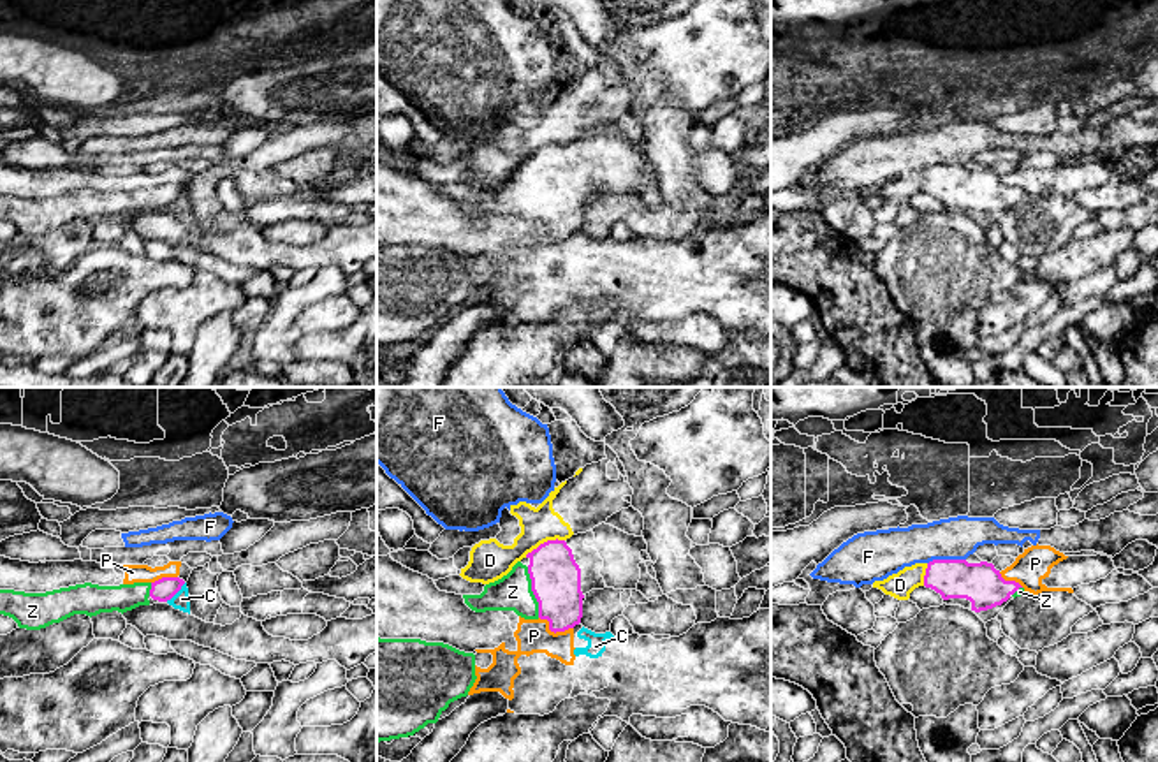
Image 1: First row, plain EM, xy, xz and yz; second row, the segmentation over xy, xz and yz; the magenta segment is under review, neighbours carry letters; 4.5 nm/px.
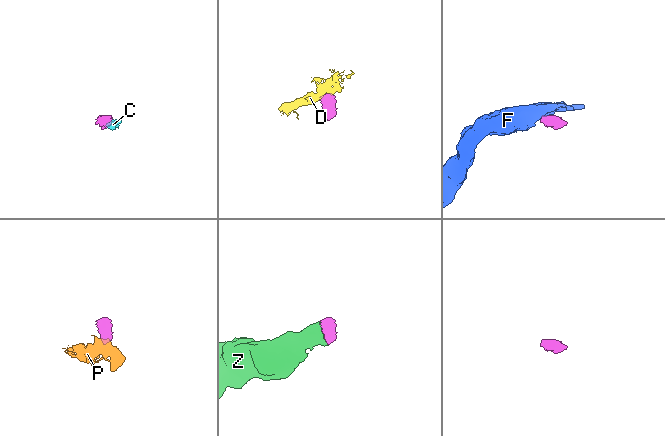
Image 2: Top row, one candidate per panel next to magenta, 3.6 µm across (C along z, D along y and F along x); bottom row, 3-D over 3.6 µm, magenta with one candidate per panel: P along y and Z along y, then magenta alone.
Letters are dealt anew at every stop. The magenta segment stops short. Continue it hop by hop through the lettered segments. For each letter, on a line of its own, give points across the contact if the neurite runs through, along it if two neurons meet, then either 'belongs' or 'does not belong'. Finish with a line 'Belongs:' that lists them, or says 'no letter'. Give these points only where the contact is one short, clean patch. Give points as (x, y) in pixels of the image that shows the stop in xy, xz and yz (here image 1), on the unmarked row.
C: border xy (185, 189), (166, 206); does not belong
D: border xz (564, 145), (548, 145), (525, 162); does not belong
F: does not belong
P: border xz (539, 222), (555, 238), (572, 234); does not belong
Z: way xz (555, 182), (541, 196), (532, 196), (513, 197); belongs
Belongs: Z

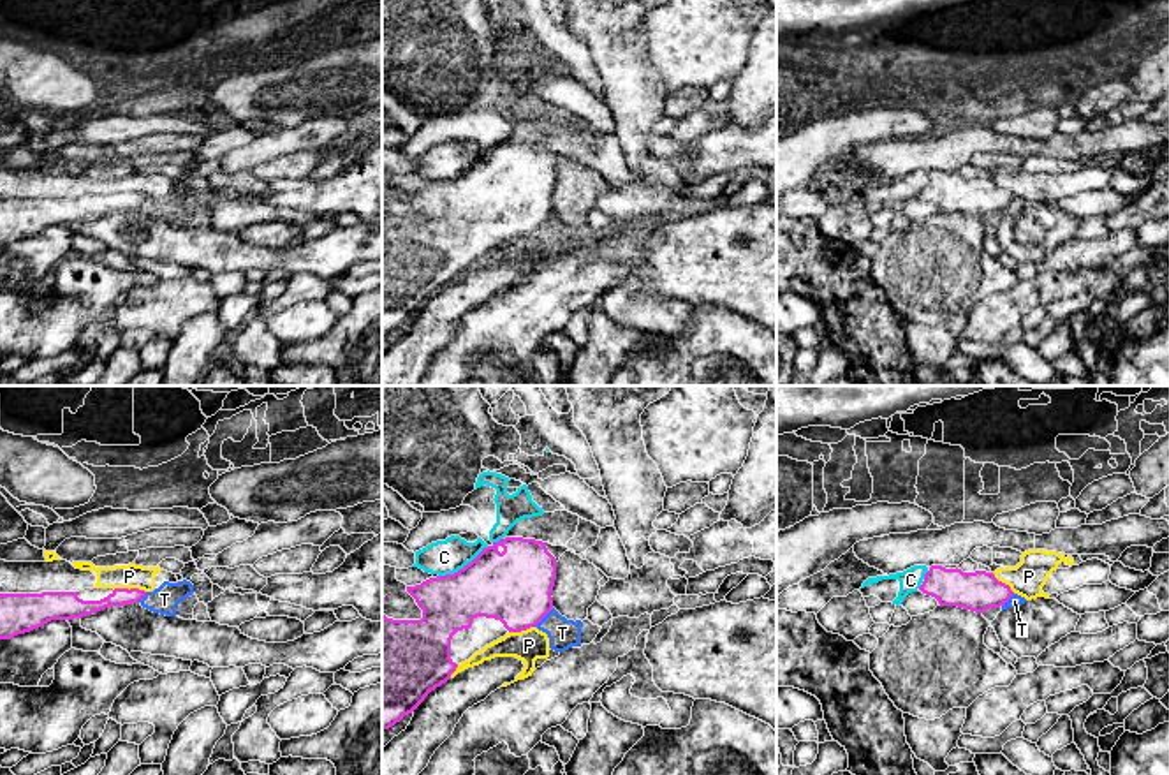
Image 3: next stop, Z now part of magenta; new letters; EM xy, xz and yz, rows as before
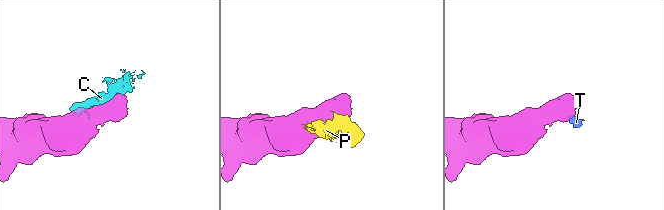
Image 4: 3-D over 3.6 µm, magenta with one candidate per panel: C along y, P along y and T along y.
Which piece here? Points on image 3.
C: does not belong
P: does not belong
T: border xz (553, 214), (534, 231); does not belong
Belongs: no letter

